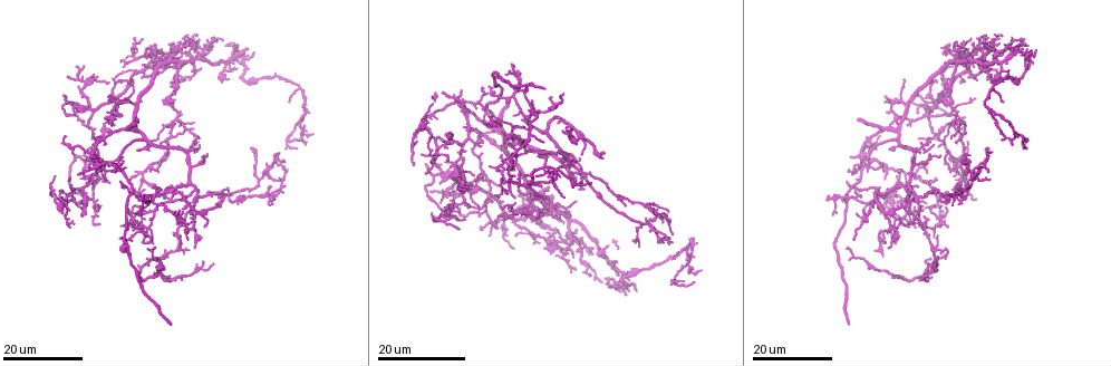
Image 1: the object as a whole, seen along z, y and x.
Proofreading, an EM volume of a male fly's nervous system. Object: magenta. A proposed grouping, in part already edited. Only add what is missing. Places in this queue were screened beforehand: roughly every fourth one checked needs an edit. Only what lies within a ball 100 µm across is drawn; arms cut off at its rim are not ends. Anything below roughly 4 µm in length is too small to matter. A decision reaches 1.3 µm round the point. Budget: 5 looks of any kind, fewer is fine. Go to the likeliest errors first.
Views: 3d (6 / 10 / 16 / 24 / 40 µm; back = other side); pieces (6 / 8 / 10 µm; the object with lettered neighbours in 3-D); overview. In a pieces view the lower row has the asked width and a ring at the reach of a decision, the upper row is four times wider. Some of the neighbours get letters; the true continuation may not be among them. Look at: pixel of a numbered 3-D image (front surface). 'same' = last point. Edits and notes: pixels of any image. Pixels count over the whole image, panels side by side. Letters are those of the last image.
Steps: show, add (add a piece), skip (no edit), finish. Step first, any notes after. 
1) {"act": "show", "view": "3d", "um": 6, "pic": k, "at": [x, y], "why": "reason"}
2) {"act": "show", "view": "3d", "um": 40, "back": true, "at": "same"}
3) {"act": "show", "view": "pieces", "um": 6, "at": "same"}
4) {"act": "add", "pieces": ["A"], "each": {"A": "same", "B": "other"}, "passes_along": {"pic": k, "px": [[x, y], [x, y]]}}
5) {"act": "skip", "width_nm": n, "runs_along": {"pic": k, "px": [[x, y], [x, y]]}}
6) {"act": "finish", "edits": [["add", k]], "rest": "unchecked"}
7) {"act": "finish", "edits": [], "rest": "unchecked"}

{"act": "show", "view": "3d", "um": 24, "pic": 1, "at": [81, 217], "why": "an open end"}

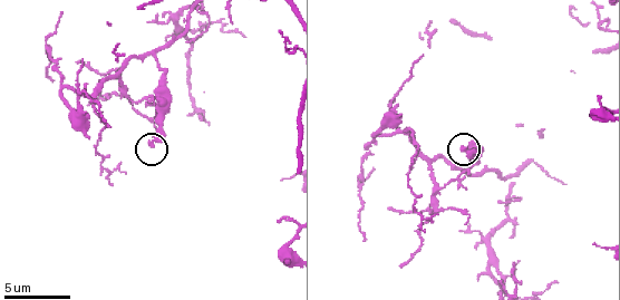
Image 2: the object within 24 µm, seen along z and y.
{"act": "show", "view": "pieces", "um": 6, "pic": 2, "at": [152, 142]}

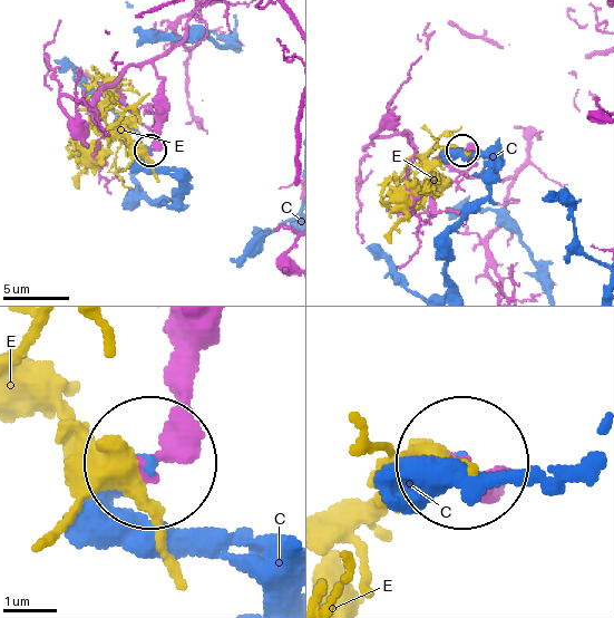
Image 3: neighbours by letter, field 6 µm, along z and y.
{"act": "skip", "each": {"C": "other", "E": "other"}, "found": "no lettered piece goes on from it"}

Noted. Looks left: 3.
{"act": "show", "view": "3d", "um": 16, "pic": 1, "at": [447, 211], "why": "branch stops here"}

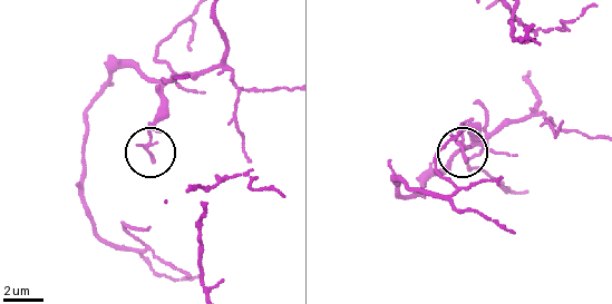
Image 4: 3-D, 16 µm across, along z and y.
{"act": "show", "view": "pieces", "um": 6, "pic": 4, "at": [467, 158]}

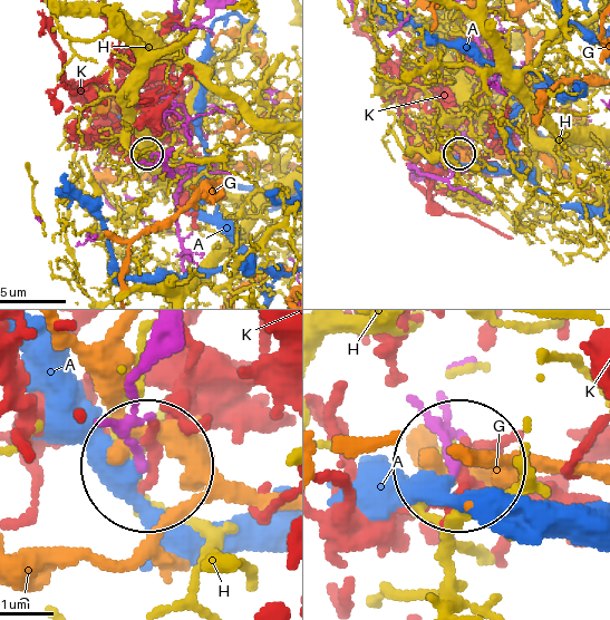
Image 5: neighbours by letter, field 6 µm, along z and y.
{"act": "skip", "width_nm": 130, "each": {"A": "other", "G": "other", "H": "other", "K": "other"}, "found": "no lettered piece goes on from it"}

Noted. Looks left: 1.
{"act": "show", "view": "pieces", "um": 10, "pic": 2, "at": [513, 266], "why": "branch stops here"}

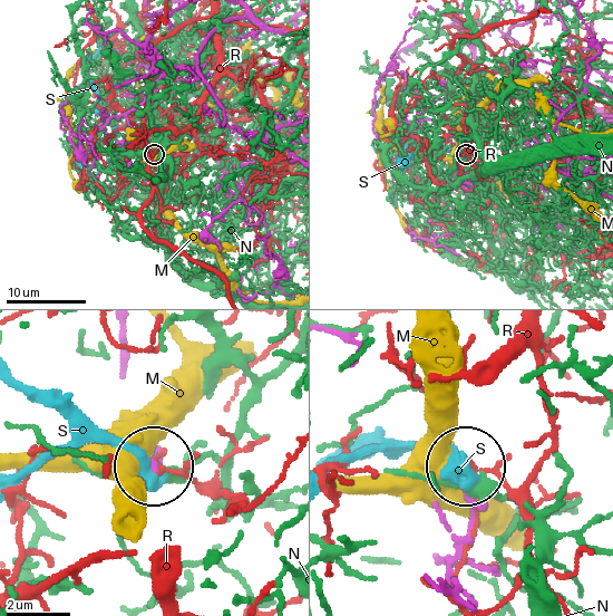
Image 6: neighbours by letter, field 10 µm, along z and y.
{"act": "skip", "width_nm": 160, "each": {"M": "other", "N": "other", "R": "other", "S": "other"}, "found": "no lettered piece goes on from it"}

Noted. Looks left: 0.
{"act": "finish", "edits": [], "rest": "unchecked"}

